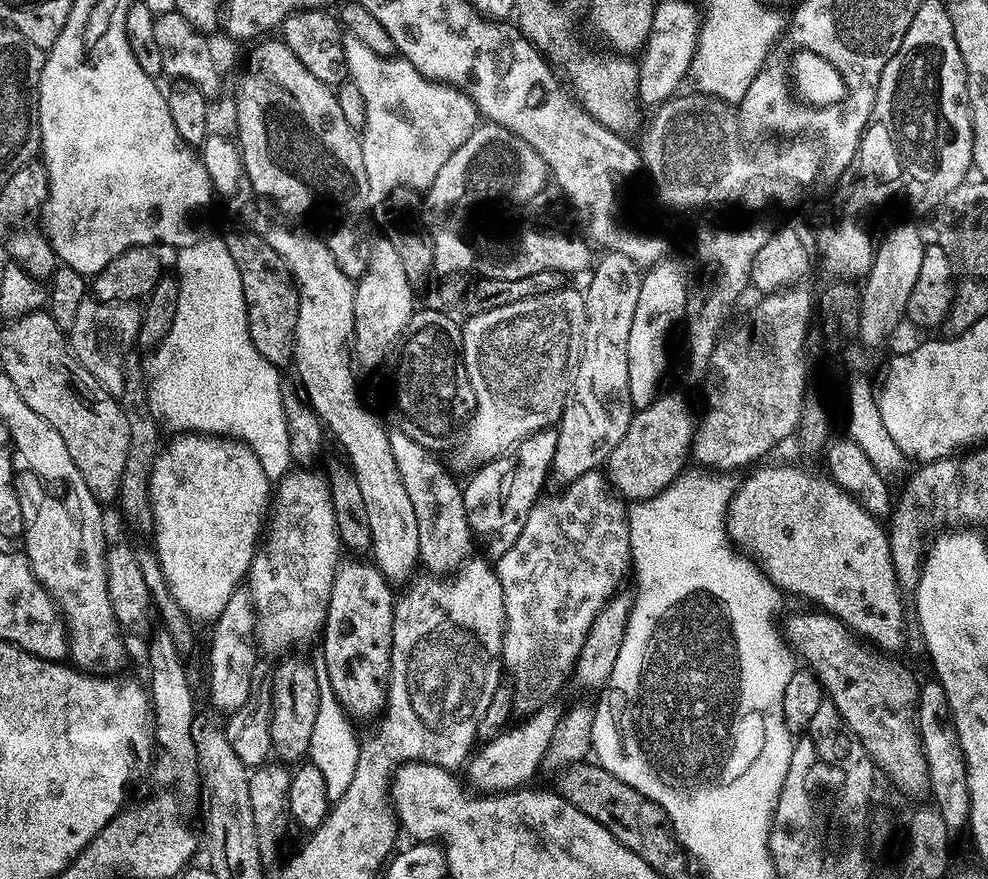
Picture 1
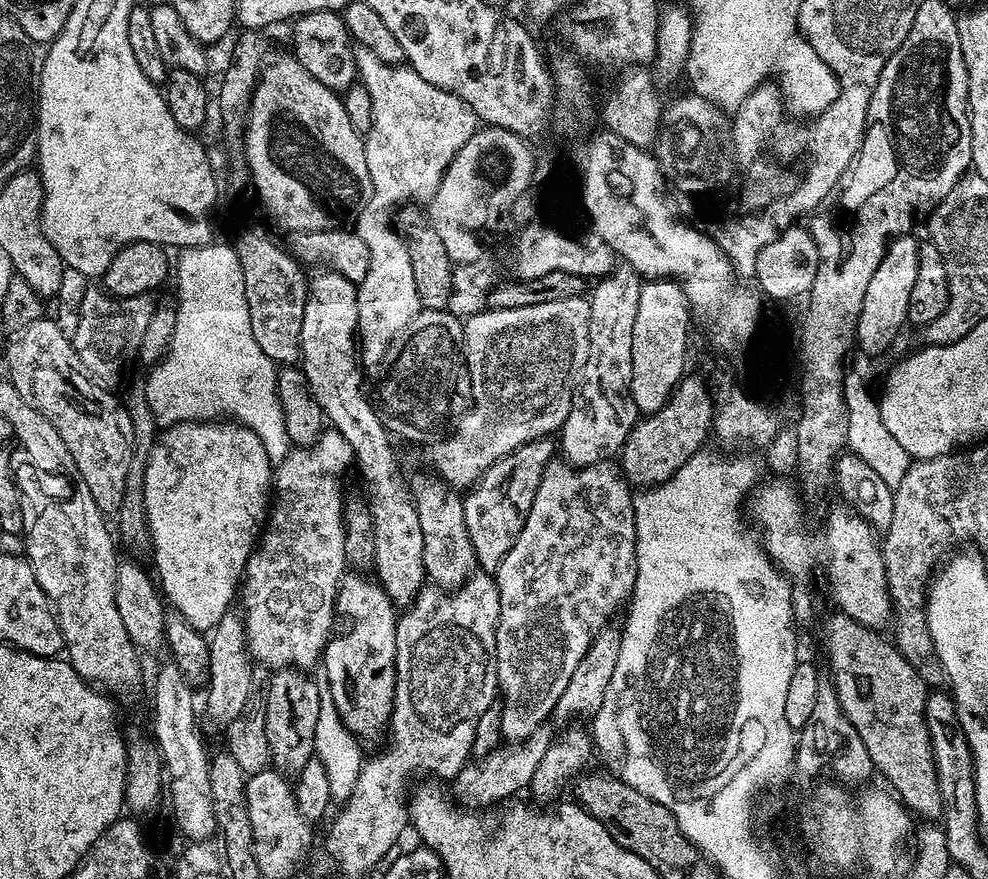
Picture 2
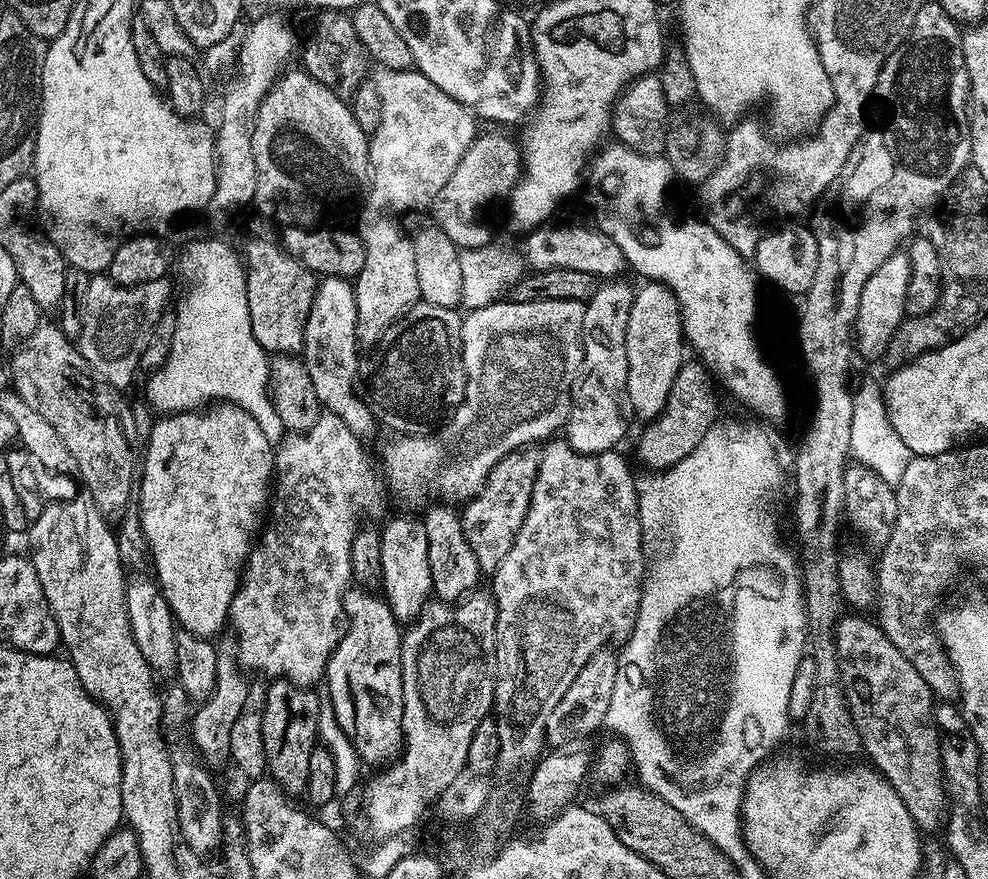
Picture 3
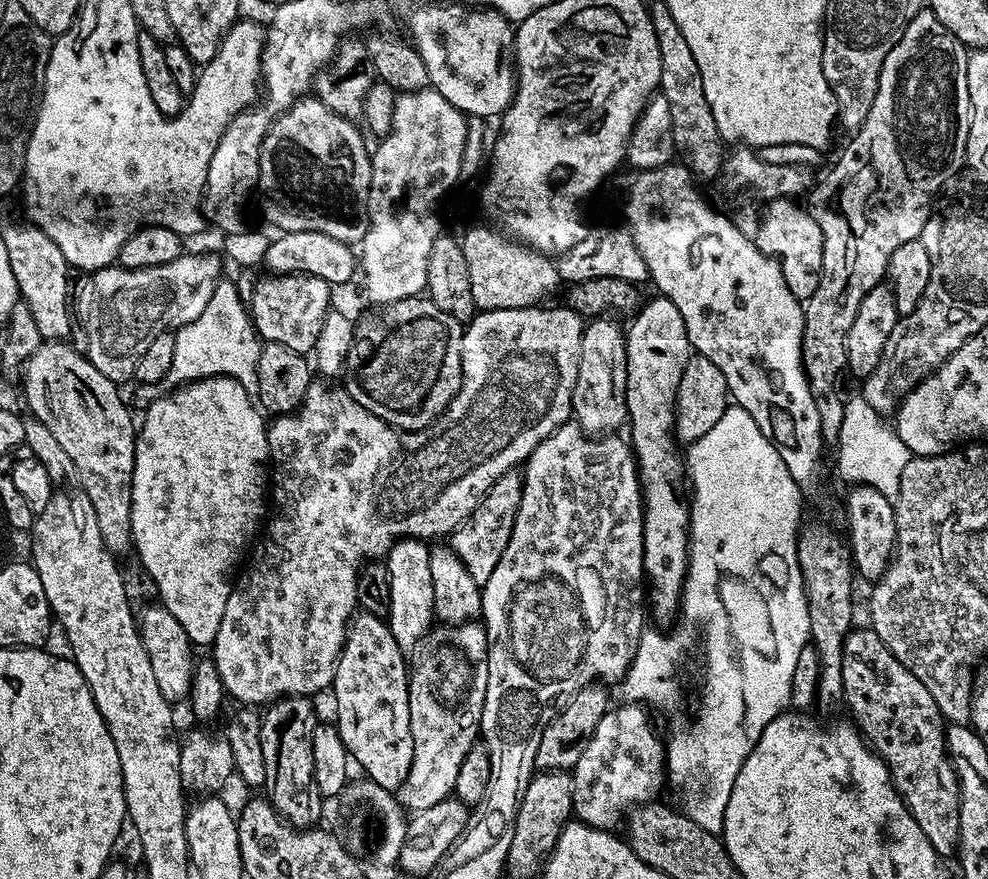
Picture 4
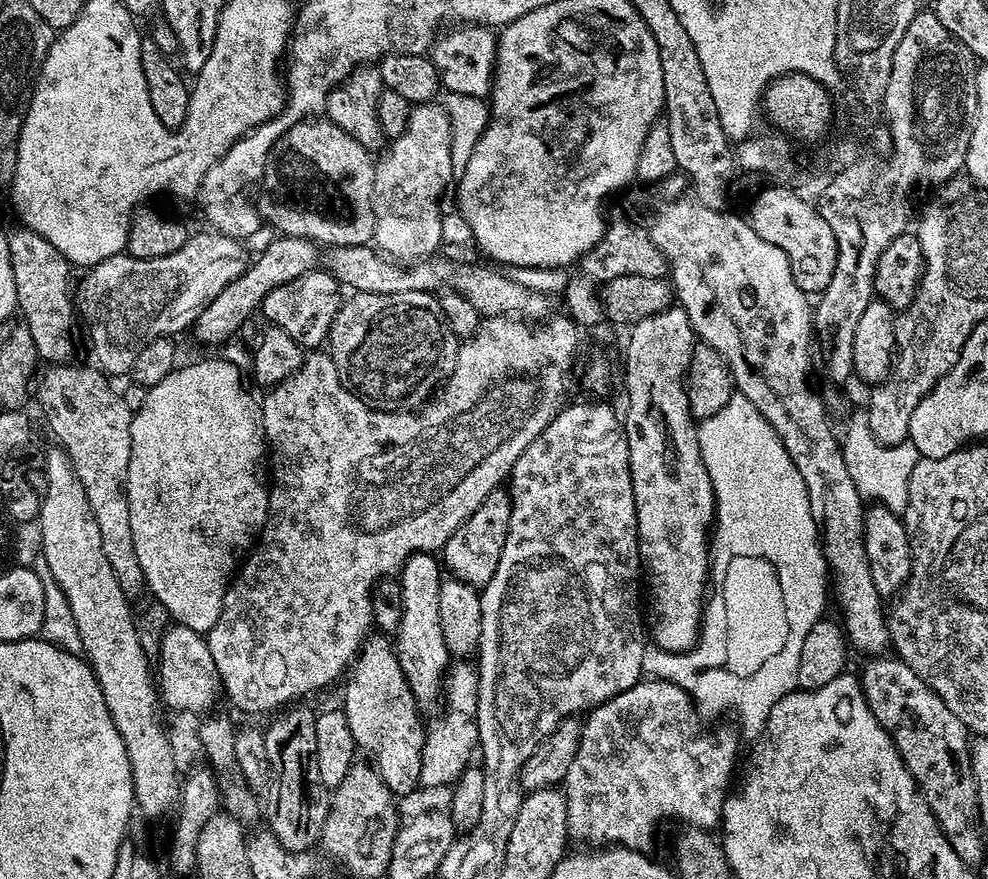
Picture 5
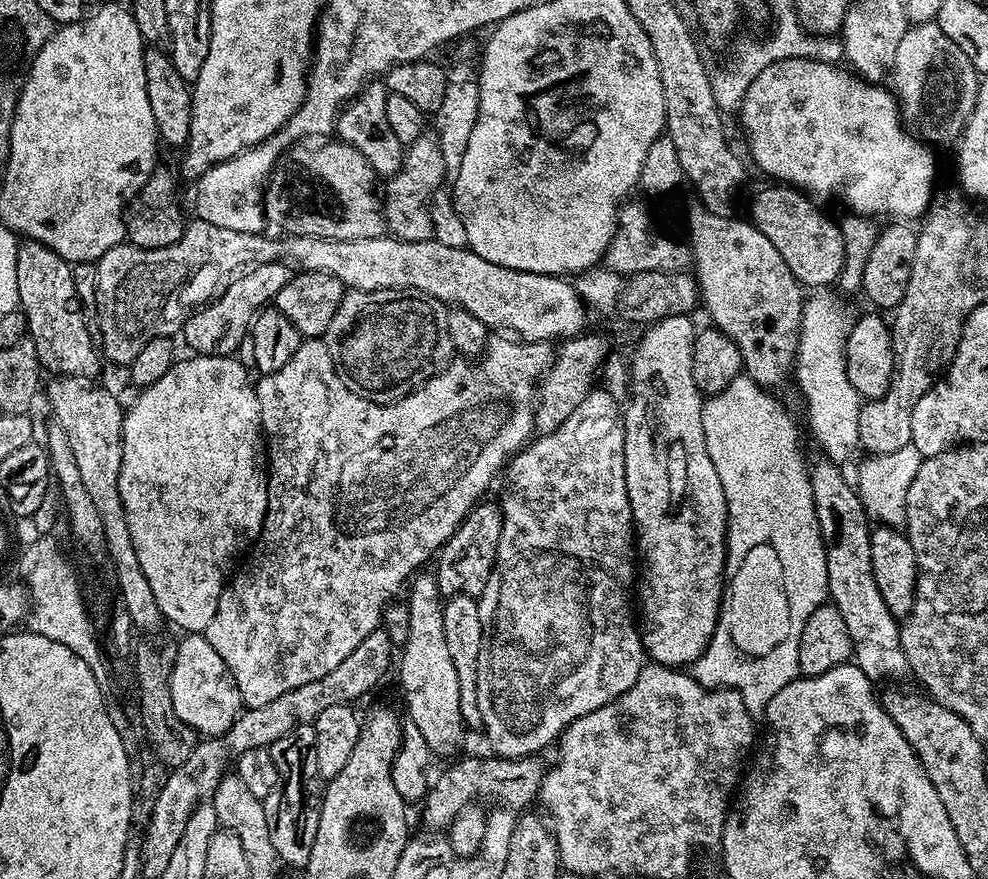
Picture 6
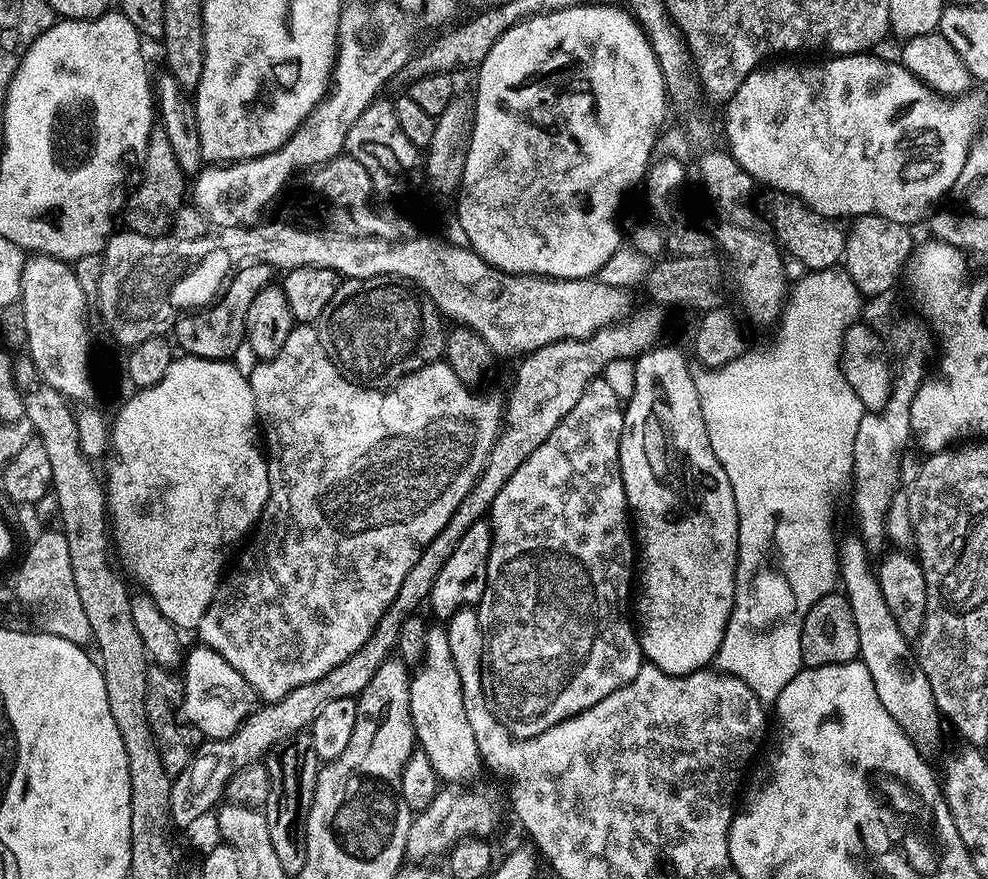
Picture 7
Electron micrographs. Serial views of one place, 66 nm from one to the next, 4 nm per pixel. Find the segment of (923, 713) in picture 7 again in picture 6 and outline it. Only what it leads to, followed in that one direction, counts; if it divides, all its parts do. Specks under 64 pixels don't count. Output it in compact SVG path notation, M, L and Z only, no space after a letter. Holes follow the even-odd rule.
M827 458L810 468L812 477L812 497L814 498L814 510L818 518L820 533L824 539L826 550L826 574L828 575L828 594L831 603L836 605L838 614L846 621L846 630L850 630L850 642L852 643L852 655L854 662L868 675L873 682L890 680L886 682L903 681L903 676L909 675L906 654L902 650L902 638L900 637L900 624L897 617L890 614L890 606L882 602L882 594L878 590L878 582L874 582L874 566L870 562L870 519L863 508L857 489L846 477L840 473L841 465Z

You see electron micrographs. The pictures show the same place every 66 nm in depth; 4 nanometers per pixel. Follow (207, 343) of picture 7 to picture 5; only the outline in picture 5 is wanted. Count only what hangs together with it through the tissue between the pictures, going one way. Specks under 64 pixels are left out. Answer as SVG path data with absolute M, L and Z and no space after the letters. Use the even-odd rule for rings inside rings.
M281 235L280 240L268 244L260 257L253 259L243 276L237 280L231 280L222 291L215 296L198 314L195 324L190 332L204 344L220 344L224 346L233 339L232 336L248 320L252 311L263 305L264 298L270 290L298 278L302 274L313 271L317 267L317 245L311 240L303 240L297 236Z

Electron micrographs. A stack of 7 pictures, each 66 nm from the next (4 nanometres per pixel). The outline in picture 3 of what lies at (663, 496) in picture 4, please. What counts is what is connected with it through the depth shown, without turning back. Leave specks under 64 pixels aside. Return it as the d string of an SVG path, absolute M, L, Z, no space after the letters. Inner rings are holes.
M659 282L645 284L648 285L632 298L630 322L626 326L626 362L632 415L651 421L663 412L670 398L670 386L674 386L674 378L678 378L678 370L686 359L686 341L676 293Z

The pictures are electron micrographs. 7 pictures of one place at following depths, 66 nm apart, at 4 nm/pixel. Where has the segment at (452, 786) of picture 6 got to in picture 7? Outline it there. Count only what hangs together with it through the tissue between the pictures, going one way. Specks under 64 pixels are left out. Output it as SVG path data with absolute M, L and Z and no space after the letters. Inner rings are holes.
M445 783L426 810L415 813L410 822L410 834L406 834L406 853L412 856L440 856L452 851L452 847L463 836L491 837L496 828L496 808L488 796L475 792L472 788L464 788L463 783Z

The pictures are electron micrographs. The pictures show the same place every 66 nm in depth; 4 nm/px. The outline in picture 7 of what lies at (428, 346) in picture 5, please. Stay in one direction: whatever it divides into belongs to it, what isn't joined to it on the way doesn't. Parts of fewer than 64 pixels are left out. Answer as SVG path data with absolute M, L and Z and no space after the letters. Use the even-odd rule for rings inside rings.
M344 278L337 283L334 298L330 298L324 315L318 321L318 331L322 346L326 346L326 354L330 354L346 379L364 388L387 390L403 376L435 364L443 357L446 320L436 303L415 286L404 282L381 282L379 279Z

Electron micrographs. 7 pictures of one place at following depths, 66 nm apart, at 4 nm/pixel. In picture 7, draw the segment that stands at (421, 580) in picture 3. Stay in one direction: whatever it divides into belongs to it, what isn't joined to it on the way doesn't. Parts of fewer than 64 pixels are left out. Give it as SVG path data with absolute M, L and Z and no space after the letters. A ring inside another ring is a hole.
M429 627L425 631L423 659L411 673L408 689L410 714L419 751L430 758L430 766L434 766L441 781L467 781L467 776L476 767L479 769L482 761L478 742L474 742L474 730L462 706L462 682L458 678L458 666L454 666L454 658L450 658L450 642L443 627Z

